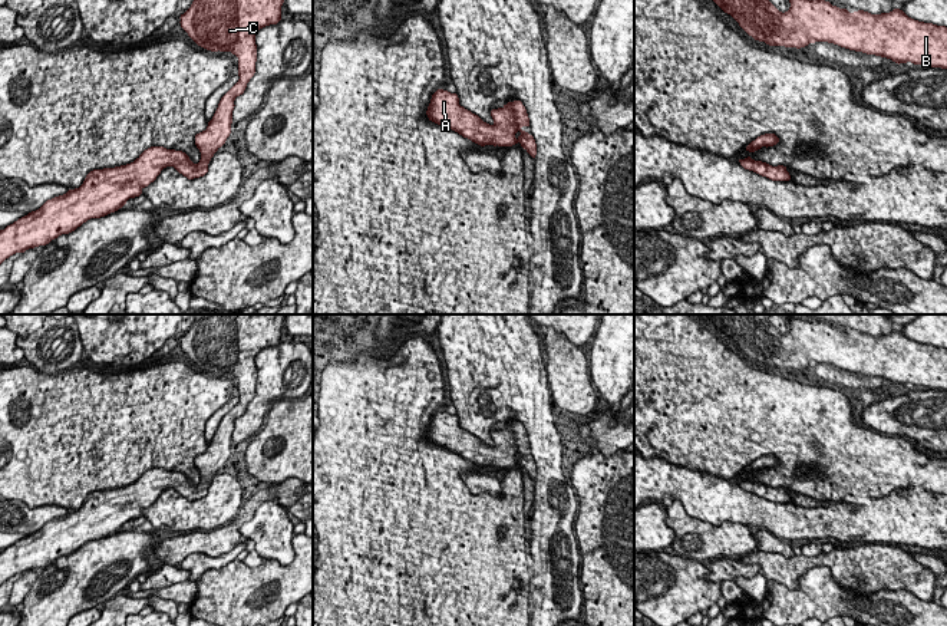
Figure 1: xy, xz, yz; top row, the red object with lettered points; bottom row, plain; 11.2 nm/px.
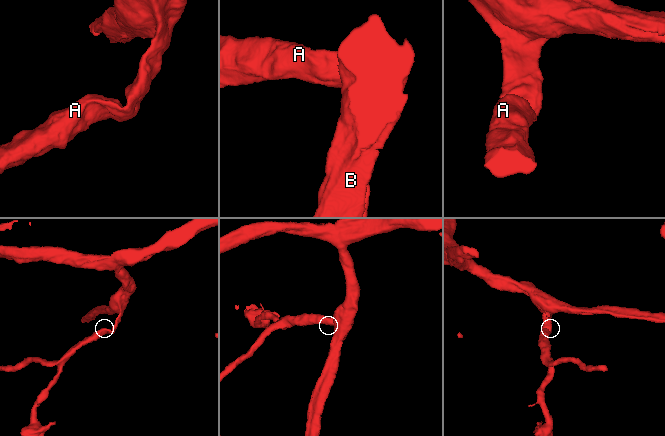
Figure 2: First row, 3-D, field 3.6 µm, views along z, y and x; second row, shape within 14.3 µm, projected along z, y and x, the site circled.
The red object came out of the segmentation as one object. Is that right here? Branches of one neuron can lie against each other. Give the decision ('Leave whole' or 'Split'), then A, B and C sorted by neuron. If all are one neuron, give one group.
Leave whole. Groups: A B C

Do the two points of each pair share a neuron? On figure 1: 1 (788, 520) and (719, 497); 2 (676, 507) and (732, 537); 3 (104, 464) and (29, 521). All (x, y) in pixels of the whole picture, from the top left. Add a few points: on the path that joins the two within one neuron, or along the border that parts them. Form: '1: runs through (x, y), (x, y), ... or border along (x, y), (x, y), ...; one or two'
1: runs through (771, 516), (736, 504); one
2: runs through (686, 521), (705, 537), (718, 537); one
3: border along (17, 500), (29, 507), (63, 506), (69, 510); two

